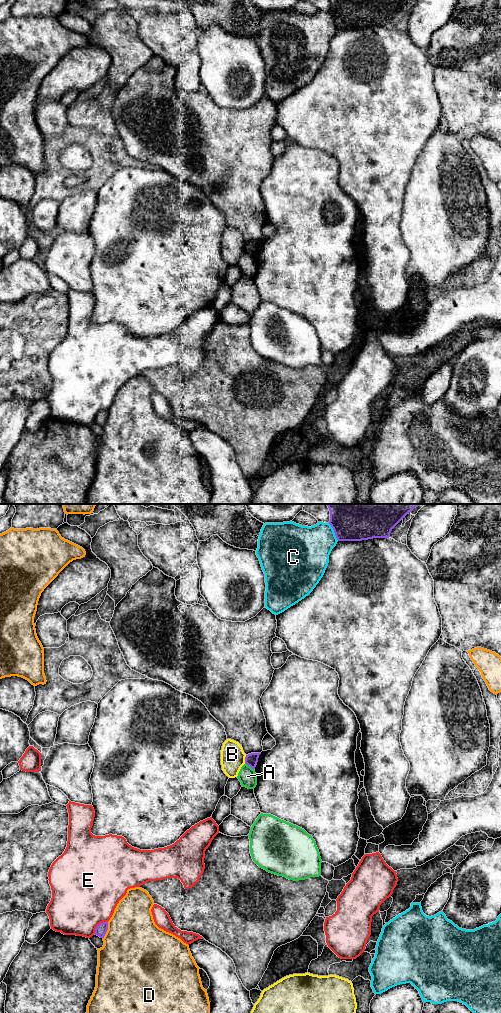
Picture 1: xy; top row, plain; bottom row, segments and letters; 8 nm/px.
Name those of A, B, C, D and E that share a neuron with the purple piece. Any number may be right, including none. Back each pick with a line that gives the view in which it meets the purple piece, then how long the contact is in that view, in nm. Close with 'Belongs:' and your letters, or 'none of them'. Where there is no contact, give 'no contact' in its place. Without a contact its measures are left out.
Belongs: none of them

